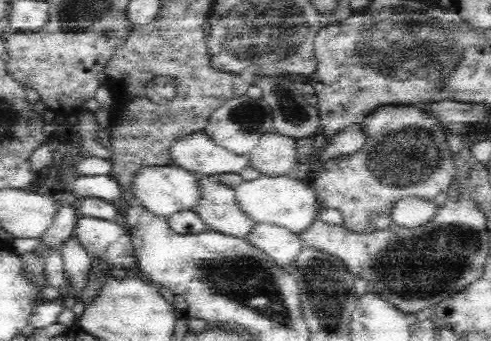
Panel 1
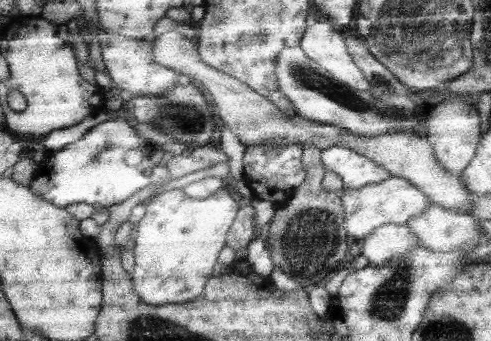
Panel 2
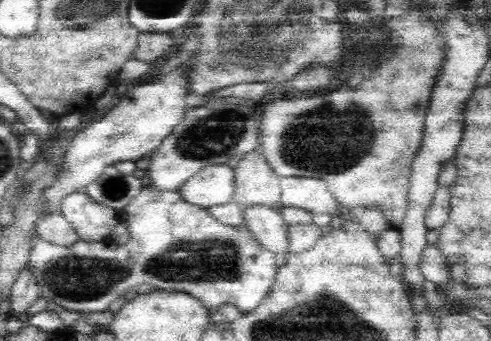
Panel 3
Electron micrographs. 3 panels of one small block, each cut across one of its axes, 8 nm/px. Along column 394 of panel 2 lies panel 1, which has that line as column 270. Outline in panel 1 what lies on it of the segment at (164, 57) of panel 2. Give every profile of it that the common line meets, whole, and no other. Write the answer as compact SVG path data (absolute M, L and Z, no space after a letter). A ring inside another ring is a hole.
M276 132L264 134L248 160L262 176L288 176L296 166L296 138Z

